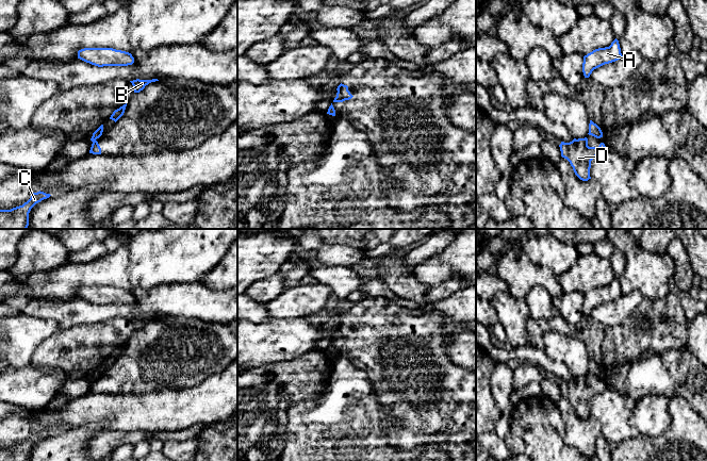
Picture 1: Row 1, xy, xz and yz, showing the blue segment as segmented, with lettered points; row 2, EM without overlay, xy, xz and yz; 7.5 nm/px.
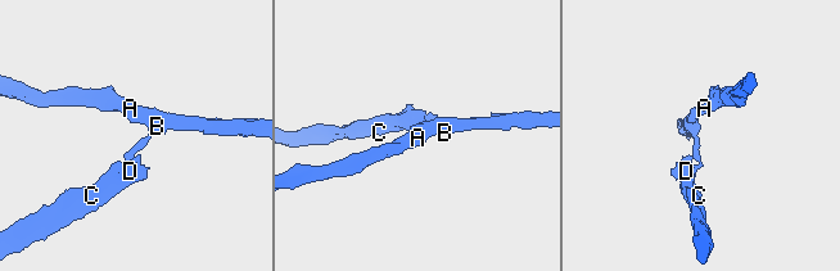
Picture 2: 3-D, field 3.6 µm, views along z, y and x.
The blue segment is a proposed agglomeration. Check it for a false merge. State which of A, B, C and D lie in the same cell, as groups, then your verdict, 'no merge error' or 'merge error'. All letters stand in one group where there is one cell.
A B / C D | merge error

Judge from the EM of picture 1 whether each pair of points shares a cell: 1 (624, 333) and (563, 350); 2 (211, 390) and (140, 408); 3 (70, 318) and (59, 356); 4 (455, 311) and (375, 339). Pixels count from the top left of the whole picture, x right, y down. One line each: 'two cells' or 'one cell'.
1: two cells
2: one cell
3: two cells
4: two cells

